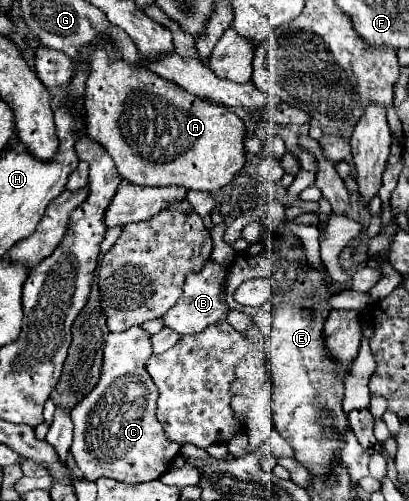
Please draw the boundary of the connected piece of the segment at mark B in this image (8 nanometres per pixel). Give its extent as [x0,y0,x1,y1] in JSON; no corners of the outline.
[162,260,228,334]

